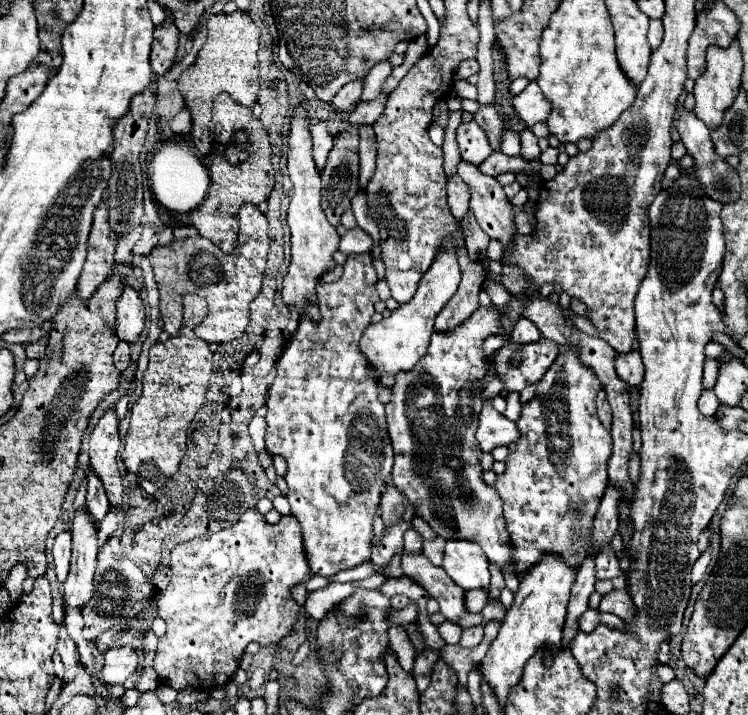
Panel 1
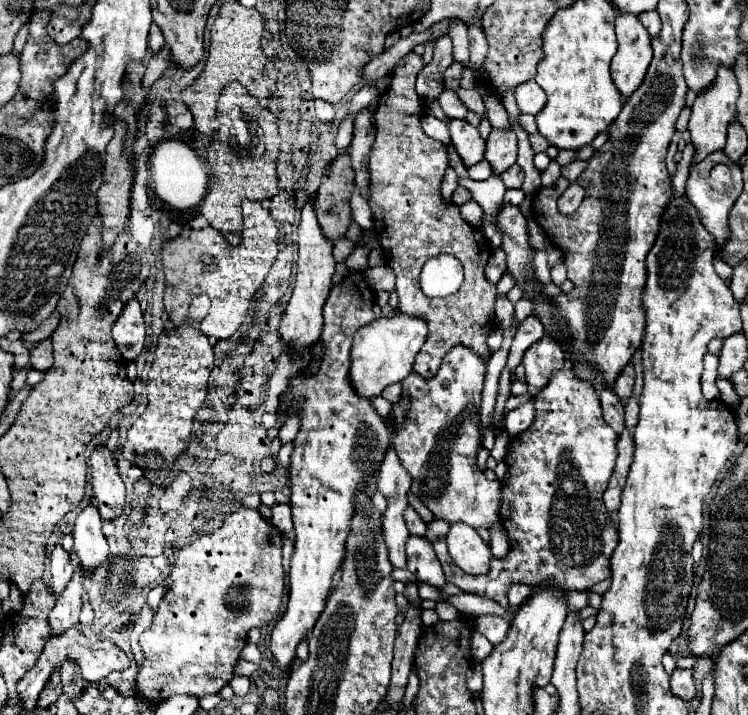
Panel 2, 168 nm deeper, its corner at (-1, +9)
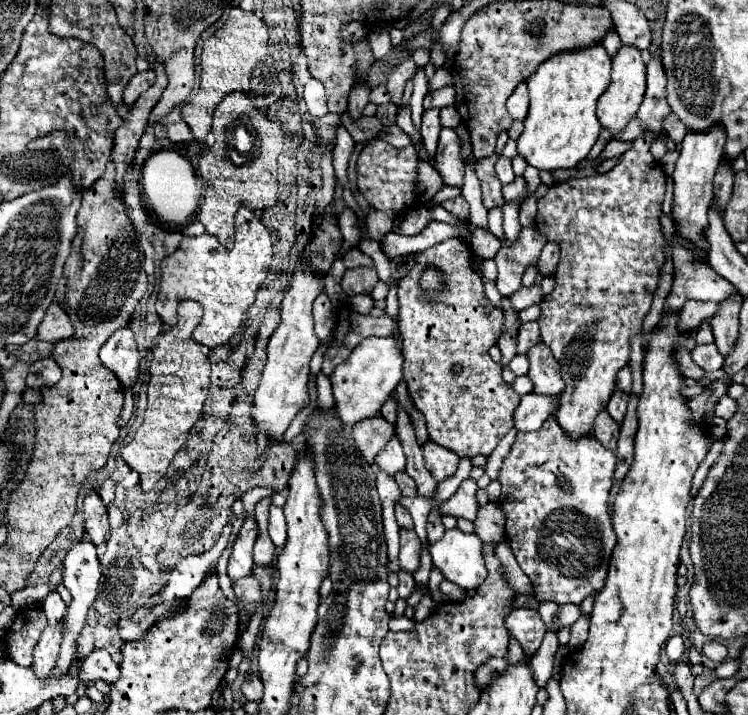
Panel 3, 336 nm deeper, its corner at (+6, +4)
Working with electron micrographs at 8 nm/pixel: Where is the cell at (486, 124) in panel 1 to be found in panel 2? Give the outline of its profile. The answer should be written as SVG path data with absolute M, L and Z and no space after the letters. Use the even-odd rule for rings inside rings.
M494 127L486 141L486 153L484 153L484 159L490 163L492 173L500 175L510 165L514 165L516 153L518 153L516 133L512 129L496 129Z

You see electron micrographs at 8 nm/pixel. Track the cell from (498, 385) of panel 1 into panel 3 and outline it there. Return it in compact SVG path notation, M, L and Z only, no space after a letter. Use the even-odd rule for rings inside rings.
M521 322L517 330L517 354L527 354L527 350L537 342L539 342L537 322Z

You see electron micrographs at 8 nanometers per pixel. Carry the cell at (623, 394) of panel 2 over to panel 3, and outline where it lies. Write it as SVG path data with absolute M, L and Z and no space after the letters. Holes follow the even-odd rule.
M615 390L609 404L607 404L607 410L609 414L613 416L613 420L621 422L623 416L625 416L625 408L627 408L627 402L629 402L629 394L623 392L623 390Z

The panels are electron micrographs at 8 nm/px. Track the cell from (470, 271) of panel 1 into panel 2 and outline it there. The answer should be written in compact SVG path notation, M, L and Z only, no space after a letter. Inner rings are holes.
M408 53L406 57L402 57L402 63L398 63L398 67L394 67L392 71L392 85L390 89L380 97L378 101L378 109L374 113L374 125L376 125L376 141L372 145L370 151L370 163L368 163L368 173L370 173L370 207L374 211L374 227L380 235L382 241L382 249L386 251L388 257L388 265L392 267L392 271L396 273L396 293L400 297L400 311L406 315L414 315L414 317L422 317L428 323L428 339L422 351L418 351L416 361L414 361L414 373L422 375L424 379L430 375L438 373L438 367L442 365L442 359L446 355L446 351L450 351L450 347L456 347L458 343L462 343L464 347L470 347L470 351L474 351L476 355L482 355L482 359L490 359L490 349L488 349L488 335L494 327L494 303L496 303L496 285L488 283L488 279L484 277L484 267L486 261L492 253L490 245L486 243L486 237L472 225L468 225L458 211L458 205L454 203L444 203L440 197L440 183L442 177L448 169L448 157L446 157L446 145L430 139L428 135L424 135L422 127L420 127L420 119L422 119L422 105L420 105L420 97L416 95L414 83L416 83L416 75L422 69L422 57L418 53ZM440 253L450 253L456 259L462 261L464 267L464 283L456 292L456 295L450 295L445 298L426 297L420 289L418 283L418 275L422 265L426 263L428 257L432 255L440 255Z

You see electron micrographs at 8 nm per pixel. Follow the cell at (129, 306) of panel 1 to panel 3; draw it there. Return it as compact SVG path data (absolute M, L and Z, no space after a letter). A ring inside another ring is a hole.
M129 326L113 332L113 336L103 344L99 358L111 372L115 372L115 376L125 388L129 388L137 380L139 350Z

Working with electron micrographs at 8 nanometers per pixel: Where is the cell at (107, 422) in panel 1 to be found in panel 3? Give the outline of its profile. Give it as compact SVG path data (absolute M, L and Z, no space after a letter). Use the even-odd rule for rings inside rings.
M89 488L83 498L83 518L85 518L85 532L89 540L99 546L109 530L109 518L107 518L107 506L103 504L95 488Z

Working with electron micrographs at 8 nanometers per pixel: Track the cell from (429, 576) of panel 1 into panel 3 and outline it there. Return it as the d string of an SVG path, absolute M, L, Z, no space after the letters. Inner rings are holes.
M401 530L401 552L399 552L399 568L415 574L419 570L419 554L421 554L421 540L417 538L415 530L407 532Z

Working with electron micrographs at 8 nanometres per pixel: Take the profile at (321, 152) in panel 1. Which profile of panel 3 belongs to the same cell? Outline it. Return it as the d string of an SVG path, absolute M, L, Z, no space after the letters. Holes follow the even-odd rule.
M311 78L307 82L307 108L309 108L309 112L316 117L325 116L328 113L327 101L325 88L315 78Z

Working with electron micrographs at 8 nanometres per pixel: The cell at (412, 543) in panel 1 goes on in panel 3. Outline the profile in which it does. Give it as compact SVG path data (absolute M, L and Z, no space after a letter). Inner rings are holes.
M401 504L395 506L395 516L397 516L397 524L399 524L399 528L413 528L411 514L409 514L409 510L403 508Z

